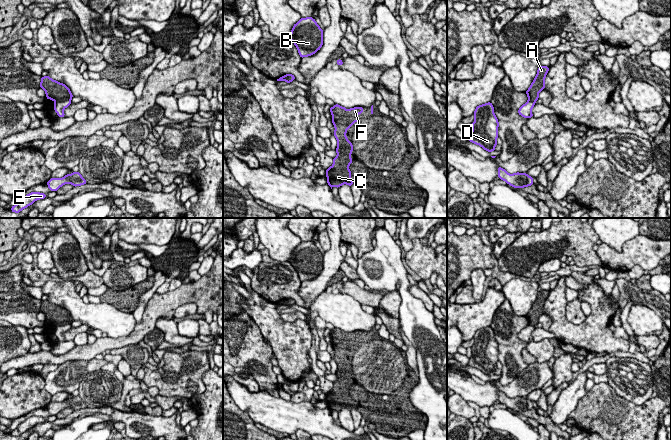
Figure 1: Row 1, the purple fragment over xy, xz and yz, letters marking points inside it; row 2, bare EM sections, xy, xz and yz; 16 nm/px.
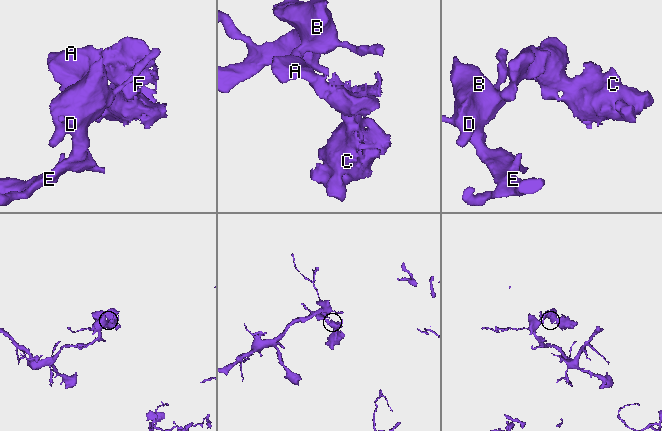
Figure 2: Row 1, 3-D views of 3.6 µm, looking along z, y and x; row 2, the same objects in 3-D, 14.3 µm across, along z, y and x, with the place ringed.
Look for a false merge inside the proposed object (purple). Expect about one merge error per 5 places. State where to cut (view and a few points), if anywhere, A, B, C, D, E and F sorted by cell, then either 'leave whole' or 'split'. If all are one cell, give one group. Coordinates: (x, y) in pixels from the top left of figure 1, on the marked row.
xy (70, 99), (55, 102) | A C F / B D E | split

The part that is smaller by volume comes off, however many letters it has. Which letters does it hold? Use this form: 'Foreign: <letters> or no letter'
Foreign: A, C, F

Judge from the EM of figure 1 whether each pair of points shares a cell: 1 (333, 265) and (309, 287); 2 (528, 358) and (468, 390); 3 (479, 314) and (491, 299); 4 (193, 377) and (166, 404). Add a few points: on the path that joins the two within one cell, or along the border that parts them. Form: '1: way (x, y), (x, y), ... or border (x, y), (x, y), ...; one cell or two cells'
1: way (328, 271), (315, 285); one cell
2: border (536, 361), (528, 364); two cells
3: way (483, 310), (490, 303); one cell
4: border (159, 394), (186, 397), (188, 399); two cells

